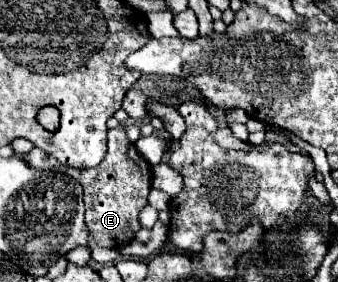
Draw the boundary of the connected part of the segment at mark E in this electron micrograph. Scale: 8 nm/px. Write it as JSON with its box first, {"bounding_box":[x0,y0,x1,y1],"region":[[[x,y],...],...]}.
{"bounding_box":[23,125,151,249],"region":[[[123,125],[109,129],[109,149],[105,159],[97,167],[91,167],[91,169],[65,167],[51,155],[43,153],[39,147],[33,147],[27,155],[23,155],[23,159],[35,169],[63,171],[69,177],[73,177],[77,183],[81,183],[85,193],[83,197],[85,223],[97,245],[109,247],[109,249],[121,249],[135,239],[135,233],[141,229],[137,215],[139,215],[139,209],[147,203],[147,195],[151,189],[151,165],[137,153]]]}

